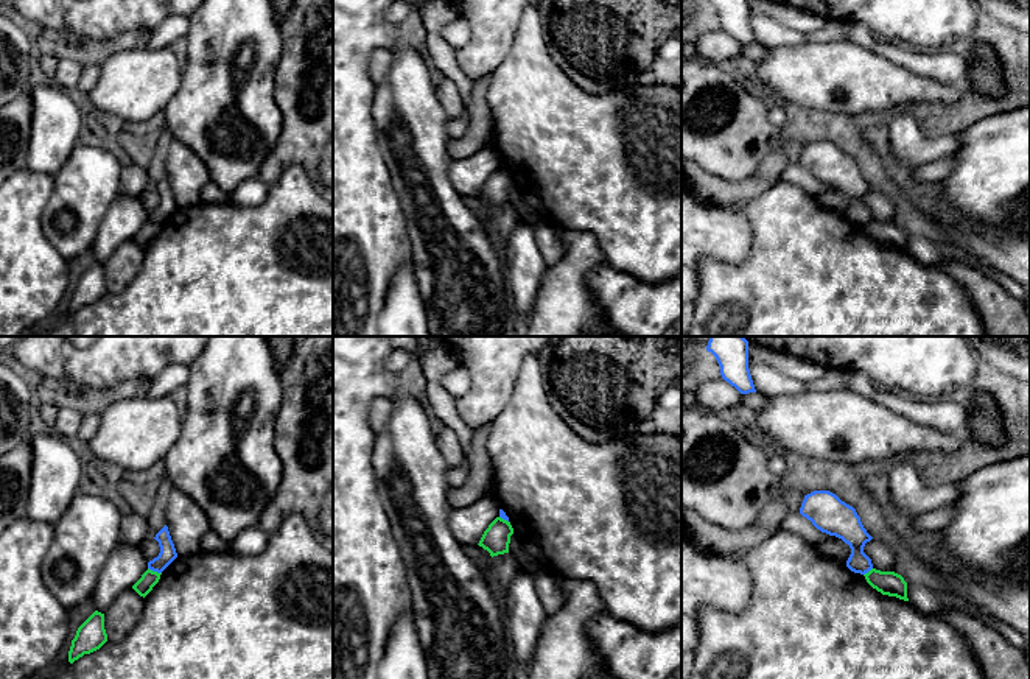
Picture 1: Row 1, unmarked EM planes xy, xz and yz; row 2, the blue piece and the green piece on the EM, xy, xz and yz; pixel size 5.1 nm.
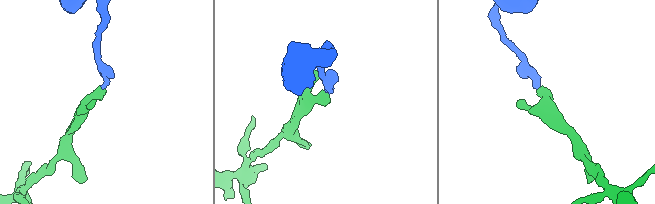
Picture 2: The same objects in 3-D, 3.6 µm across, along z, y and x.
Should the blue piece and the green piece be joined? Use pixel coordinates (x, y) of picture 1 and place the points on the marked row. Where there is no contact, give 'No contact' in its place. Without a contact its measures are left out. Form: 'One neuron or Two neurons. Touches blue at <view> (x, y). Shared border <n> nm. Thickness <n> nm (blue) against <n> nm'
Two neurons. Touches blue at xy (154, 570). Shared border 80 nm. Thickness 90 nm (blue) against 90 nm

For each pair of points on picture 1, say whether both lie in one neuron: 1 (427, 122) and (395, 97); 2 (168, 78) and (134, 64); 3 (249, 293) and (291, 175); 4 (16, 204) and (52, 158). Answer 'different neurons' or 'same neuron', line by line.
1: same neuron
2: same neuron
3: same neuron
4: different neurons

